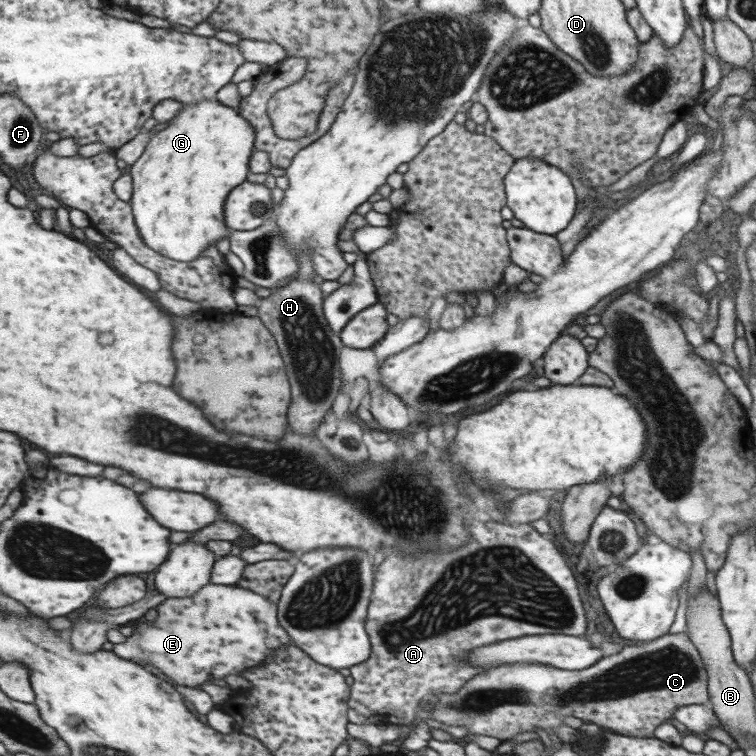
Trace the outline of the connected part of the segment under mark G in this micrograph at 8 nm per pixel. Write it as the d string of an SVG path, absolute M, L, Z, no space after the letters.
M199 101L199 103L184 104L180 113L170 121L170 124L164 129L159 131L150 142L145 146L145 150L141 157L131 166L130 174L134 178L134 193L131 199L131 206L134 208L134 216L138 225L140 234L143 240L153 250L158 251L159 254L172 258L181 262L193 262L202 256L205 249L210 246L215 246L217 240L223 240L225 236L230 236L229 227L226 221L225 205L226 200L231 194L231 191L242 185L247 180L250 171L250 160L254 156L255 143L257 138L257 131L250 123L249 119L243 118L239 108L229 108L221 102L215 101Z

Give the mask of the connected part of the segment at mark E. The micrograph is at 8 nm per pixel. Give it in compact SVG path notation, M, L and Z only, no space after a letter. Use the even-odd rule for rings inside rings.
M211 583L195 596L168 598L156 610L159 620L152 625L144 620L134 622L135 632L125 642L114 644L112 650L121 658L146 668L147 664L161 666L163 674L181 686L200 687L215 678L223 680L229 674L261 666L267 656L274 656L279 649L294 644L294 638L279 623L278 603L238 585ZM207 646L209 650L199 650ZM225 650L229 652L223 654ZM229 656L235 660L229 660Z

